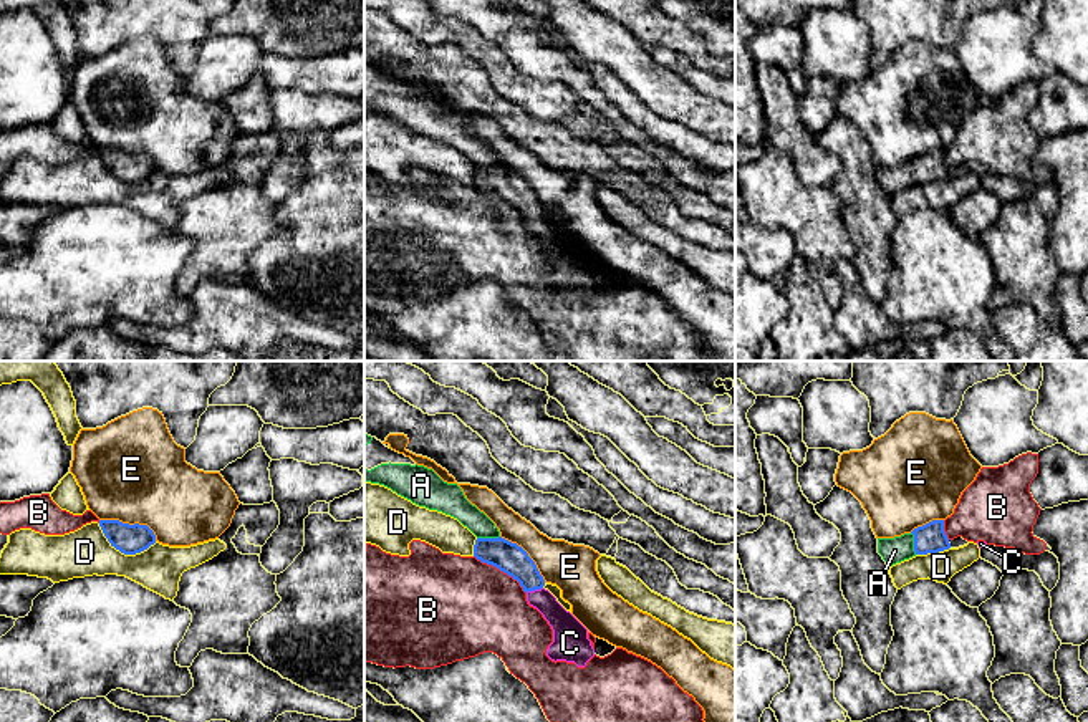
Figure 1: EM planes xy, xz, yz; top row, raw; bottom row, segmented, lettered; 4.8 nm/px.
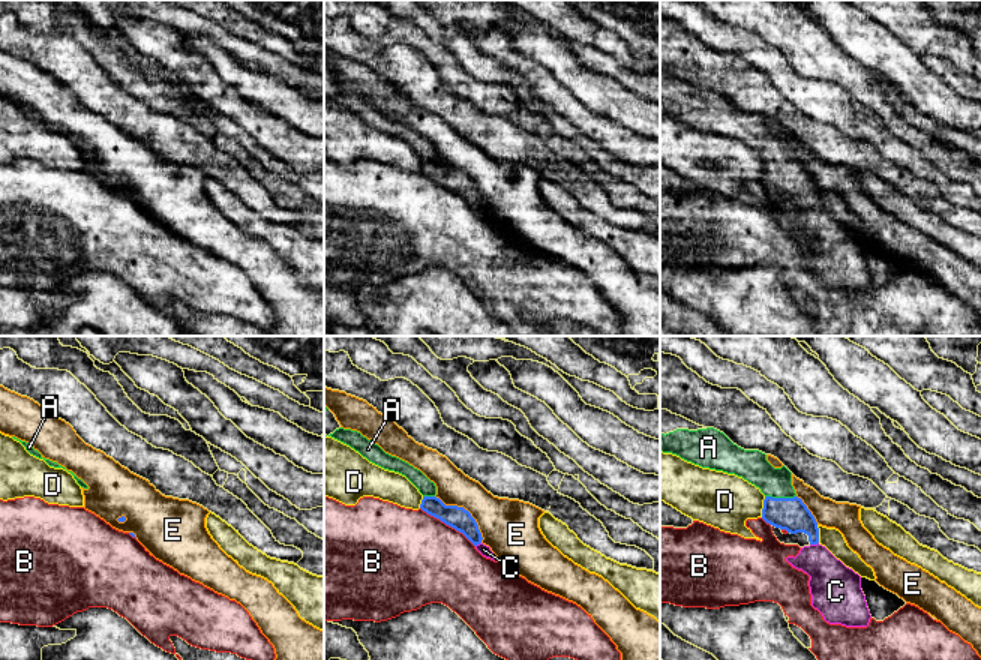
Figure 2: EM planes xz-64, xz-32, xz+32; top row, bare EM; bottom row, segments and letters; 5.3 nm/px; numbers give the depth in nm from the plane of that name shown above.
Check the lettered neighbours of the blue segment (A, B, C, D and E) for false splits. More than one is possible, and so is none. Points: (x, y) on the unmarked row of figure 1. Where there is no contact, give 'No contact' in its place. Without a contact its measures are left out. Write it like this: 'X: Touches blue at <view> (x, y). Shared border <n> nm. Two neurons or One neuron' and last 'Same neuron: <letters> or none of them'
A: Touches blue at xz (487, 168). Shared border 110 nm. One neuron
B: Touches blue at xz (502, 199). Shared border 320 nm. Two neurons
C: Touches blue at xz (534, 219). Shared border 90 nm. One neuron
D: Touches blue at xy (125, 182). Shared border 300 nm. Two neurons
E: Touches blue at xy (131, 154). Shared border 300 nm. Two neurons
Same neuron: A, C

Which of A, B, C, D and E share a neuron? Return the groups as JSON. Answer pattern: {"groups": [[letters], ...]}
{"groups": [["A", "C"], ["B"], ["D"], ["E"]]}

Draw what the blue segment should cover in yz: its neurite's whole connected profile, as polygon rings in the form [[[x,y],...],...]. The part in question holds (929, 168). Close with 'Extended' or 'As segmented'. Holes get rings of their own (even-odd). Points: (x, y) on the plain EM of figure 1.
[[[932,149],[894,167],[878,167],[878,182],[888,195],[909,189],[916,184],[949,179],[951,172],[944,161],[944,149]]]. Extended

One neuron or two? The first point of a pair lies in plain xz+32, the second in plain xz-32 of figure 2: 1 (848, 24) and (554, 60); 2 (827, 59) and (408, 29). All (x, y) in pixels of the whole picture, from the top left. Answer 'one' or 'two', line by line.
1: one
2: two

